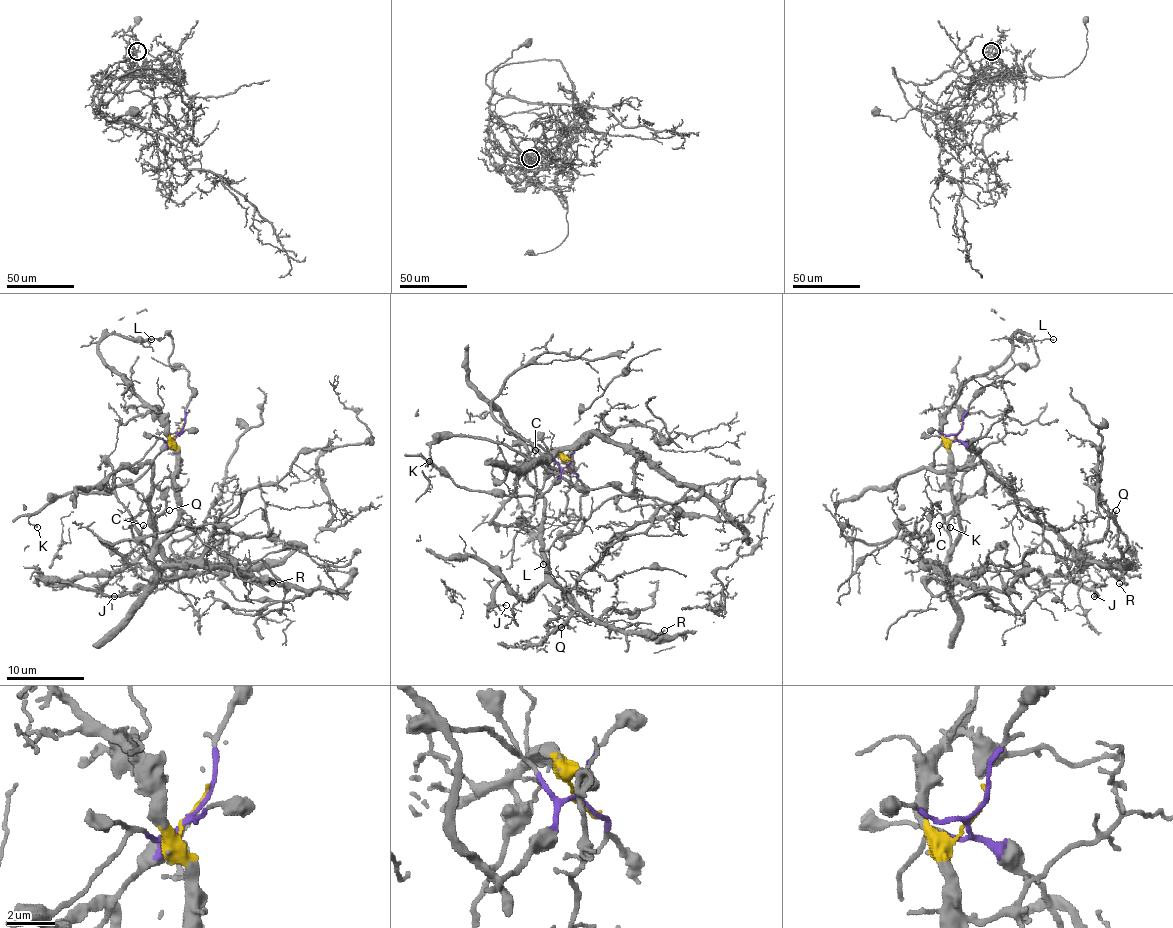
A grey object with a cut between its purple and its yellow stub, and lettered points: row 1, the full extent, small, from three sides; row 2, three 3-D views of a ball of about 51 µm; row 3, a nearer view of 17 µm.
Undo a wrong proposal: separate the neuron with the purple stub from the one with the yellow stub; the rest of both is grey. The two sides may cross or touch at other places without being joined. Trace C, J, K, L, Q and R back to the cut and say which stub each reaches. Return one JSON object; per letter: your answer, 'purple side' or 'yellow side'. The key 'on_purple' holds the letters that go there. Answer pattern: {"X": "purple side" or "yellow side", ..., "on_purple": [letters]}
{"C": "yellow side", "J": "purple side", "K": "purple side", "L": "yellow side", "Q": "purple side", "R": "purple side", "on_purple": ["J", "K", "Q", "R"]}

